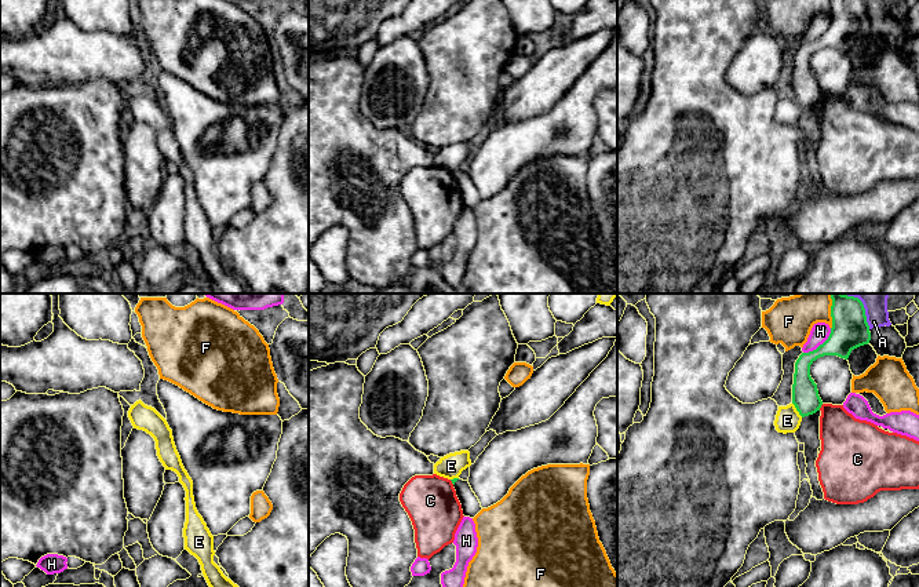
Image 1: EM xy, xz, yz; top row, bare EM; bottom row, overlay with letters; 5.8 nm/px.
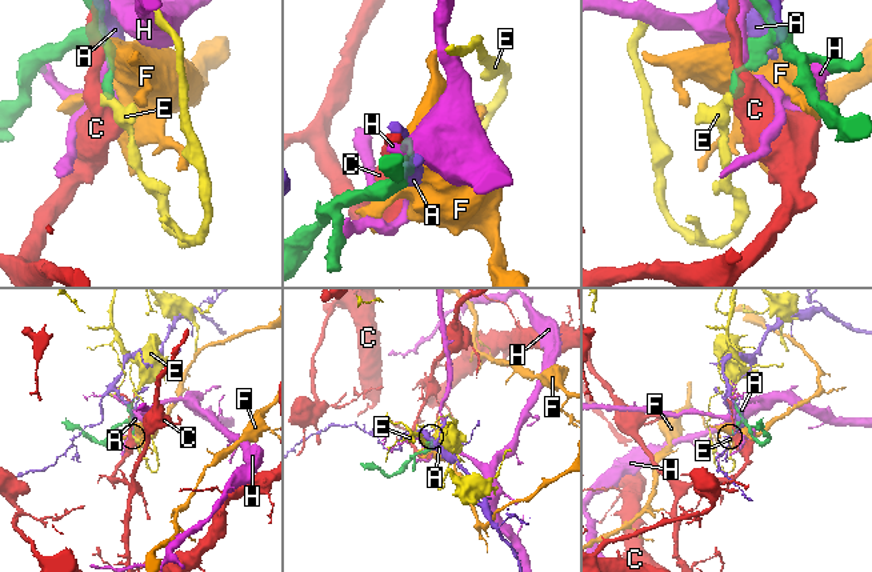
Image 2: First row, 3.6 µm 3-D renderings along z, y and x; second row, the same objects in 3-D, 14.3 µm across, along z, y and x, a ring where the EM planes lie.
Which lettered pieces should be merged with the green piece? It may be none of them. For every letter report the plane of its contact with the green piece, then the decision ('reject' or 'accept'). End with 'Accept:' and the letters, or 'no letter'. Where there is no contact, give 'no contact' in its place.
A: yz | reject
C: yz | reject
E: yz | reject
F: yz | reject
H: yz | reject
Accept: no letter

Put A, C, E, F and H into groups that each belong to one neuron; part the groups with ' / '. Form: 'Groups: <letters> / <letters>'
Groups: A / C / E / F / H

